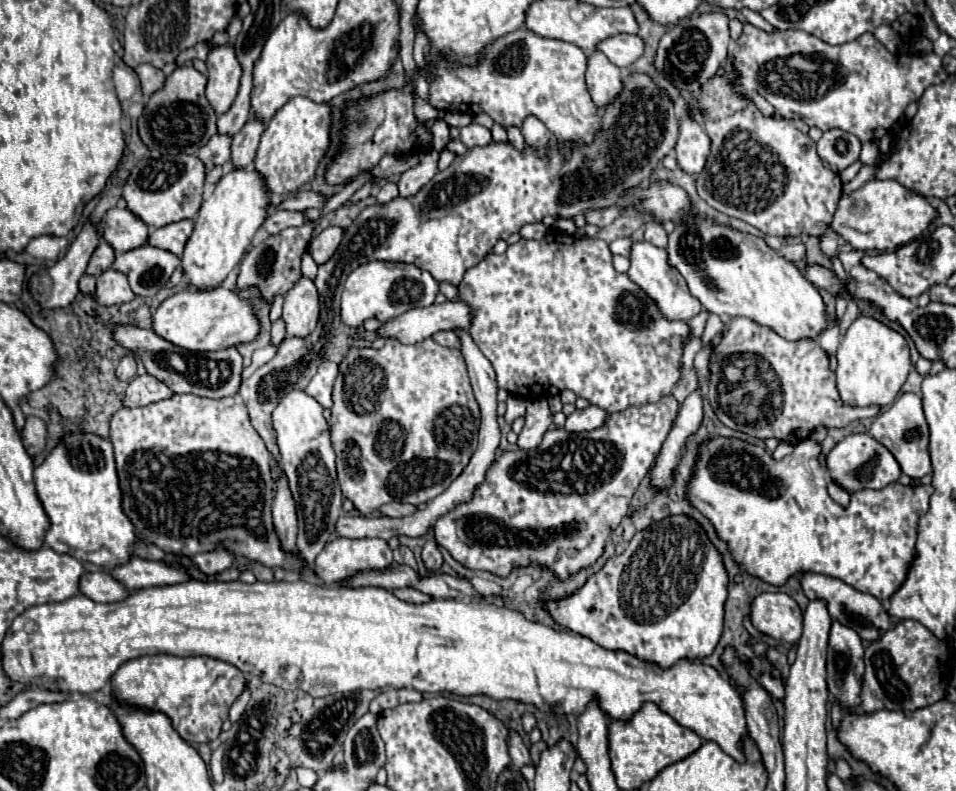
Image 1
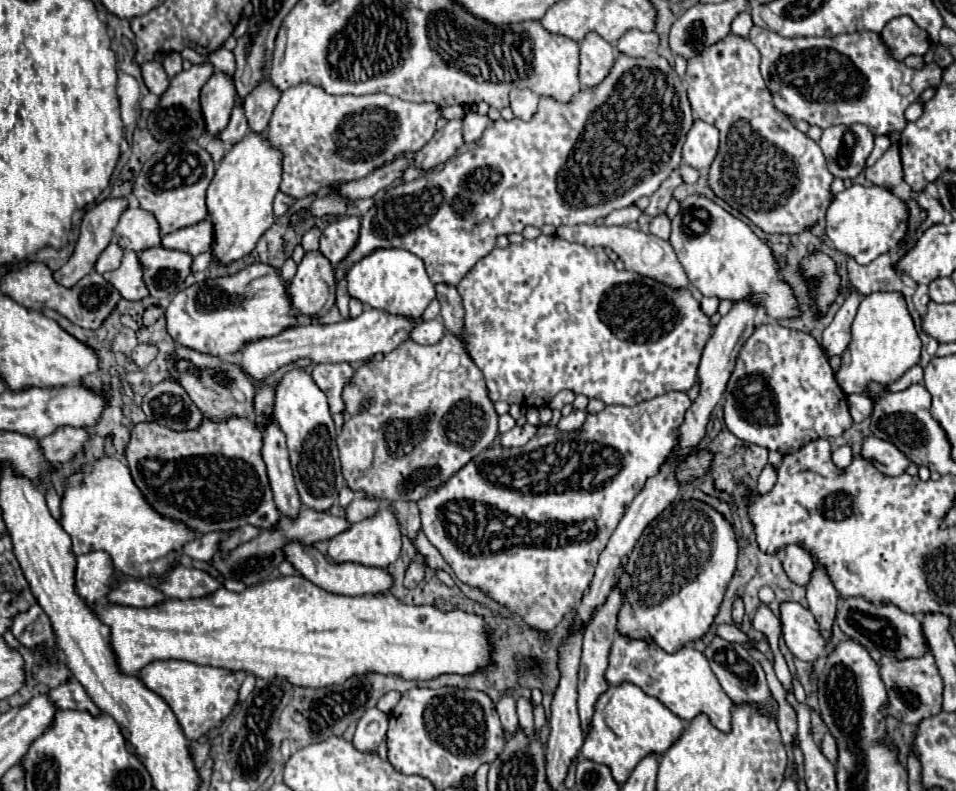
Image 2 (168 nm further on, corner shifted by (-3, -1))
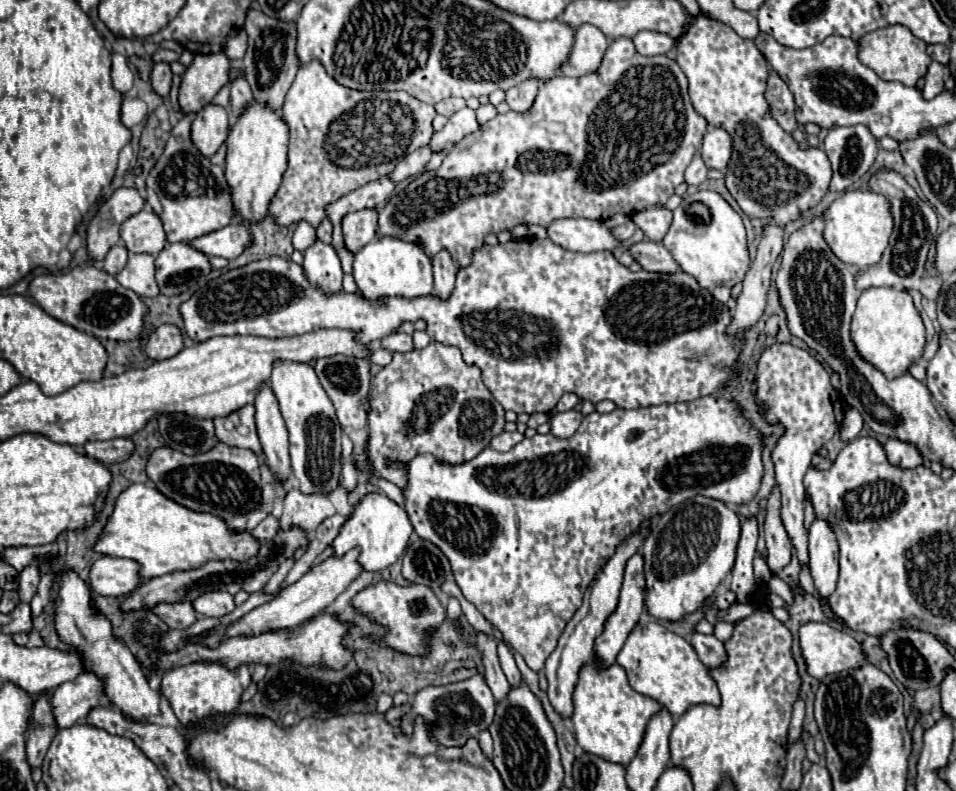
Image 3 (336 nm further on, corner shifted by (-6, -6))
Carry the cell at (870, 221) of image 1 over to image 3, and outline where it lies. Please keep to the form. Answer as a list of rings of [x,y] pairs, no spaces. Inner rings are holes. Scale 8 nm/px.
[[[868,189],[846,191],[824,211],[824,215],[824,239],[842,263],[858,265],[860,269],[864,269],[880,261],[880,255],[888,247],[888,237],[892,235],[894,227],[892,211],[888,211],[888,201],[884,199],[884,195],[878,195]]]

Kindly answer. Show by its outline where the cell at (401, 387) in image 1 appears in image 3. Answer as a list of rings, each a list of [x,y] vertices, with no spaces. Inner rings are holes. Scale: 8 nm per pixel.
[[[430,341],[424,349],[414,349],[408,353],[394,353],[392,363],[382,367],[378,375],[372,377],[372,395],[368,399],[368,445],[362,453],[354,455],[354,463],[364,471],[366,479],[386,479],[400,489],[408,485],[408,463],[422,453],[430,453],[440,463],[460,465],[472,461],[490,441],[504,431],[504,409],[492,397],[492,393],[482,383],[480,371],[474,365],[462,361],[458,347],[448,347]]]

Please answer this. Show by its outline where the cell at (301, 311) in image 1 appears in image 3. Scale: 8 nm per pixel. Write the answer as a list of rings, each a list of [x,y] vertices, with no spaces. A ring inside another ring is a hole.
[[[316,241],[304,251],[302,267],[312,287],[322,289],[326,295],[334,295],[342,289],[342,267],[332,245]]]

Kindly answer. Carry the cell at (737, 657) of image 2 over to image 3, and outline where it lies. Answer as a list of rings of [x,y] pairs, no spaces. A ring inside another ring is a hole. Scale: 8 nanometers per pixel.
[[[694,633],[692,637],[692,647],[698,653],[698,659],[708,667],[720,667],[720,663],[724,663],[724,643],[720,639],[716,639],[714,635],[702,635],[702,633]]]

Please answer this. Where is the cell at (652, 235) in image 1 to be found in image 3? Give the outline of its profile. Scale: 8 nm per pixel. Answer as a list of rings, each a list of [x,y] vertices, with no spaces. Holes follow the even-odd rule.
[[[646,209],[634,215],[638,227],[646,233],[650,241],[660,243],[672,225],[672,211],[668,209]]]

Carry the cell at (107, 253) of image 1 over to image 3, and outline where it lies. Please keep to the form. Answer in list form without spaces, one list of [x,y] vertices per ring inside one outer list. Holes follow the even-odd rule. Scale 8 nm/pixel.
[[[118,243],[104,257],[104,267],[102,269],[108,271],[110,275],[116,275],[116,273],[120,273],[124,269],[126,261],[128,261],[128,251],[126,251],[126,247],[122,243]]]

